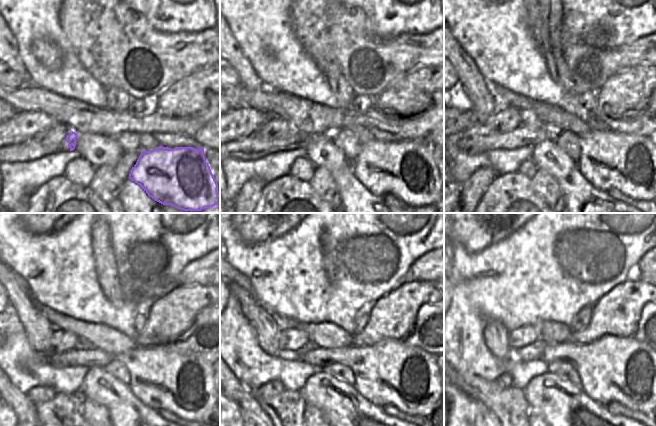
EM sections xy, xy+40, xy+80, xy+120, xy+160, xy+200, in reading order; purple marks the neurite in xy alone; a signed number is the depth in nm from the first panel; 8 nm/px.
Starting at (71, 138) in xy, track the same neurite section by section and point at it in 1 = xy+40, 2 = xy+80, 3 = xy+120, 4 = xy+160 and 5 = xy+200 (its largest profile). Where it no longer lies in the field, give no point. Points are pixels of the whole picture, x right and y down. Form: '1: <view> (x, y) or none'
1: xy+40 (298, 140)
2: xy+80 (522, 136)
3: xy+120 (182, 384)
4: xy+160 (393, 373)
5: xy+200 (622, 369)

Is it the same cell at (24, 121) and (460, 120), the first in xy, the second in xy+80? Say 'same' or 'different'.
same

